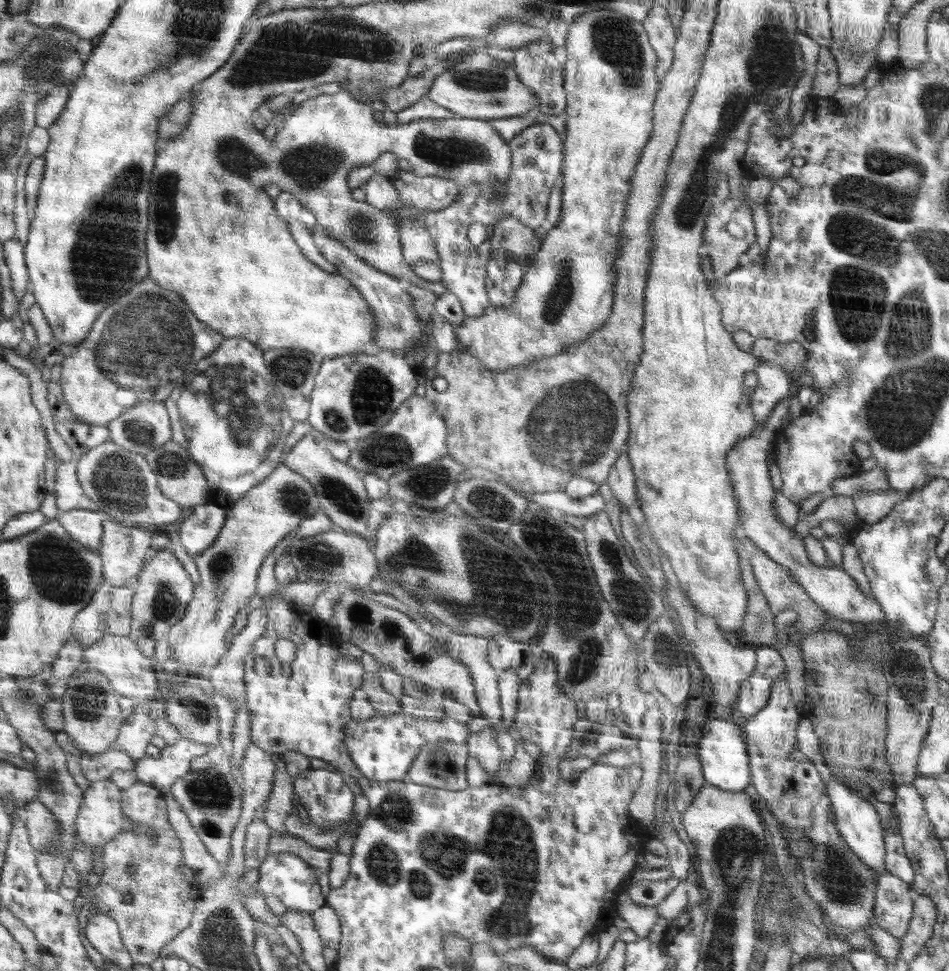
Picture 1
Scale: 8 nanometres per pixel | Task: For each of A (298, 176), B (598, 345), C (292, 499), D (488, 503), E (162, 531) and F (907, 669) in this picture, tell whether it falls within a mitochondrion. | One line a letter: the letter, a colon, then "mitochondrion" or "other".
A: mitochondrion
B: other
C: mitochondrion
D: mitochondrion
E: other
F: mitochondrion

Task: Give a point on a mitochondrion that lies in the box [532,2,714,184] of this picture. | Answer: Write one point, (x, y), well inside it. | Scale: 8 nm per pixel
(616, 41)

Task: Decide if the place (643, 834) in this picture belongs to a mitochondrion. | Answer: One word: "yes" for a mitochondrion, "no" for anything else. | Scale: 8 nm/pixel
no

